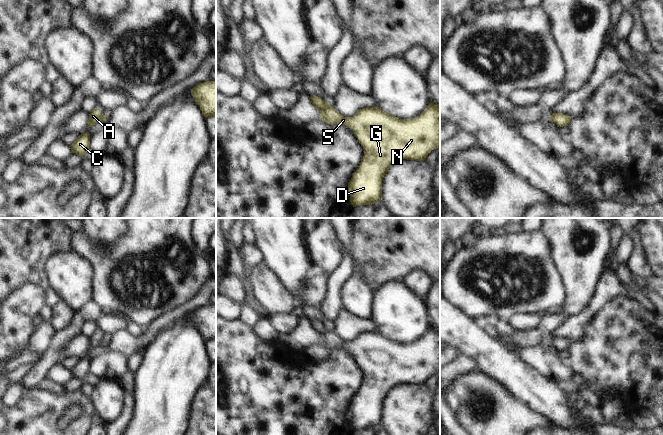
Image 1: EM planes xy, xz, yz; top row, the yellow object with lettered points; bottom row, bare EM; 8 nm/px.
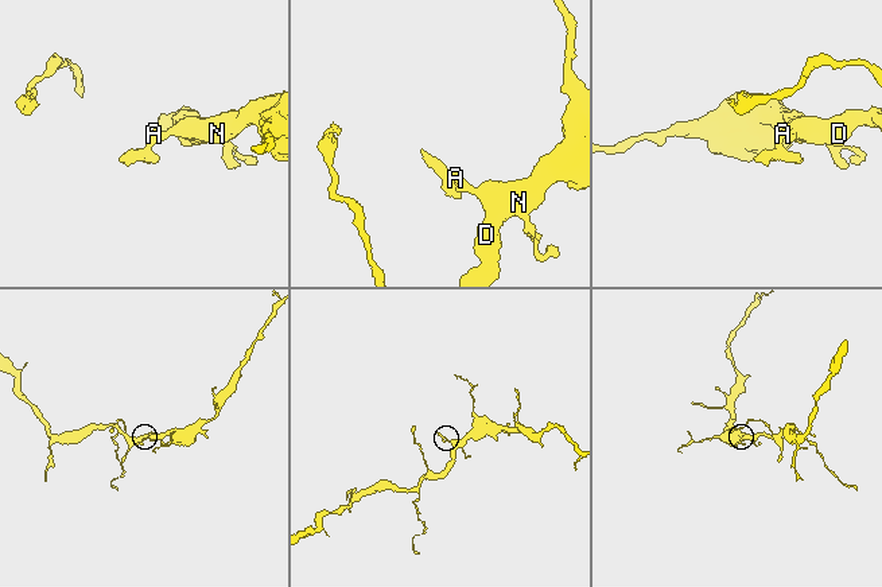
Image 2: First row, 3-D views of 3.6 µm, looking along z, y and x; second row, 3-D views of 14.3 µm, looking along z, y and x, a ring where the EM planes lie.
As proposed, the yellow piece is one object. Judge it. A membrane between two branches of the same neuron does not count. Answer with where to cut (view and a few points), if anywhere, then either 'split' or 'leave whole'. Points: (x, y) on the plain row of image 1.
cut xz (328, 327), (320, 335); split

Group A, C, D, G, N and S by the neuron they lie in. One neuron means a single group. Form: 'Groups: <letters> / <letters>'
Groups: A C / D G N S

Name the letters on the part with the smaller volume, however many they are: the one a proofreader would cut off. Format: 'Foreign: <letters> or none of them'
Foreign: A, C

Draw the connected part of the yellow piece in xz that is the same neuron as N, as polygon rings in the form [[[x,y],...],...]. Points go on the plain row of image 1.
[[[432,324],[420,339],[411,343],[399,343],[383,336],[379,331],[366,331],[351,341],[344,341],[330,328],[320,335],[318,343],[330,349],[346,349],[363,371],[364,380],[360,390],[348,406],[353,431],[382,424],[382,404],[393,387],[403,383],[424,385],[432,374],[440,371],[440,330]]]

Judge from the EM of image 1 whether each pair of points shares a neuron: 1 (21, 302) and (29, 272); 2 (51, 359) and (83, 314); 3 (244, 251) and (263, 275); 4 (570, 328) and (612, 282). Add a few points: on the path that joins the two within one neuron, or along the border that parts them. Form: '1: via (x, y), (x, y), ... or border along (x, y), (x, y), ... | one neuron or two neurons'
1: border along (40, 286), (34, 283), (23, 283), (10, 293) | two neurons
2: via (55, 348), (75, 325) | one neuron
3: border along (261, 260), (252, 268) | two neurons
4: via (582, 319), (594, 307), (602, 294) | one neuron

